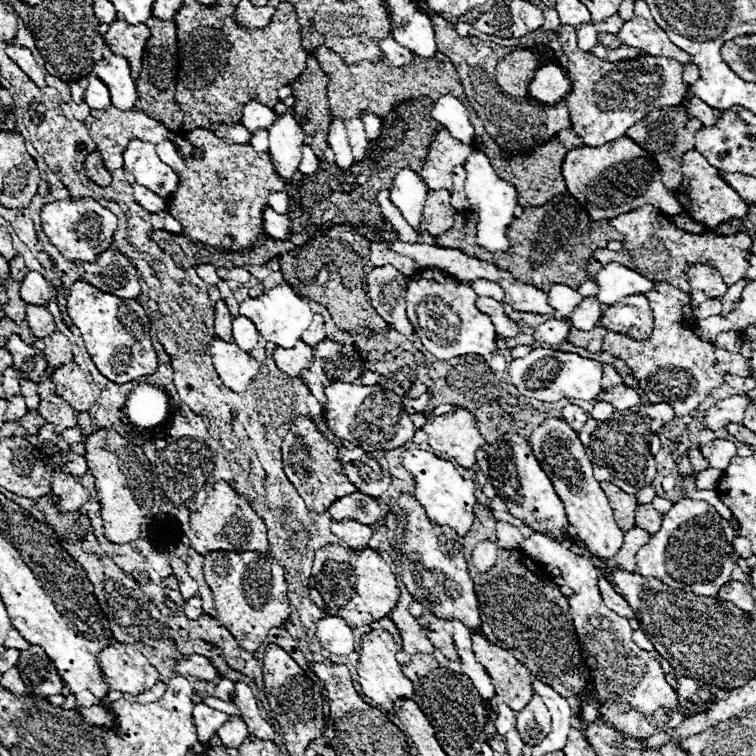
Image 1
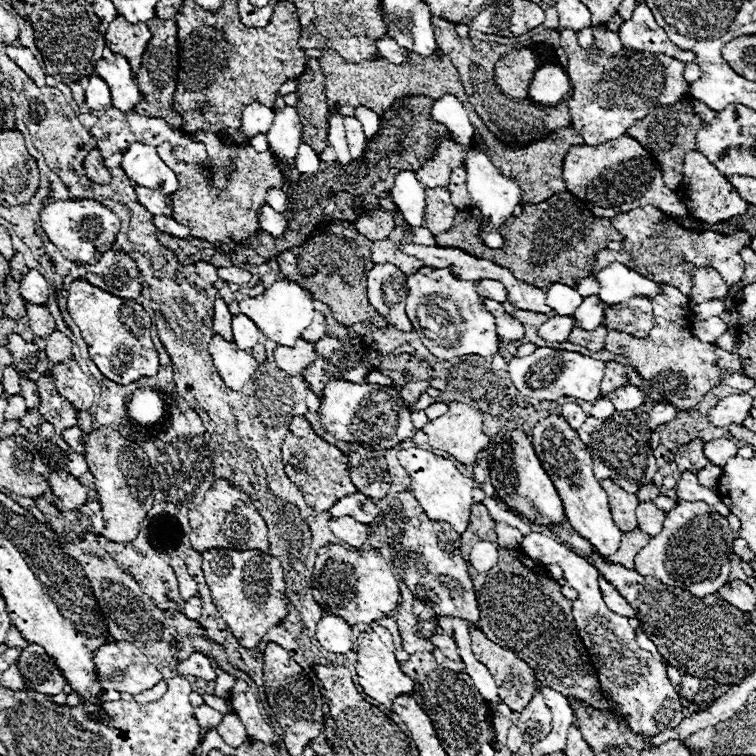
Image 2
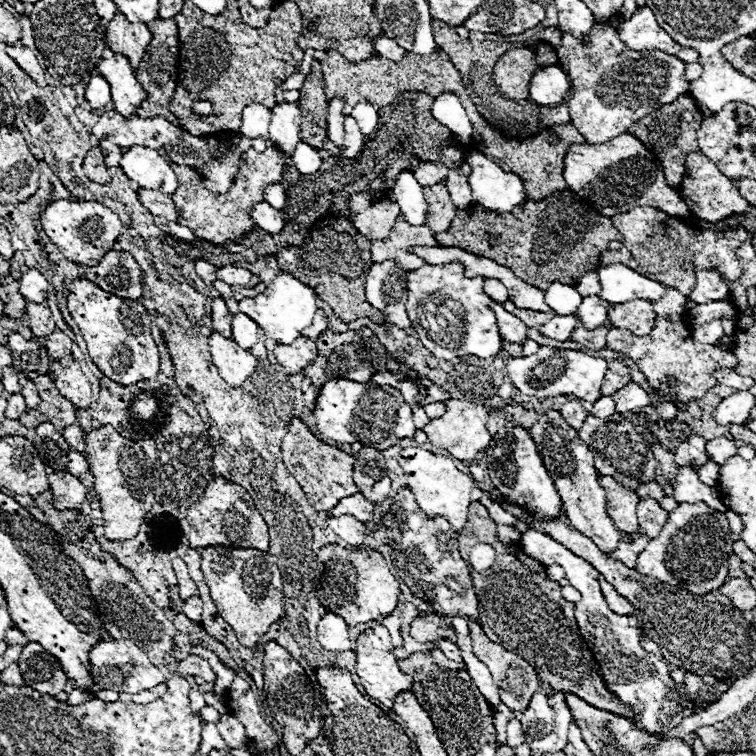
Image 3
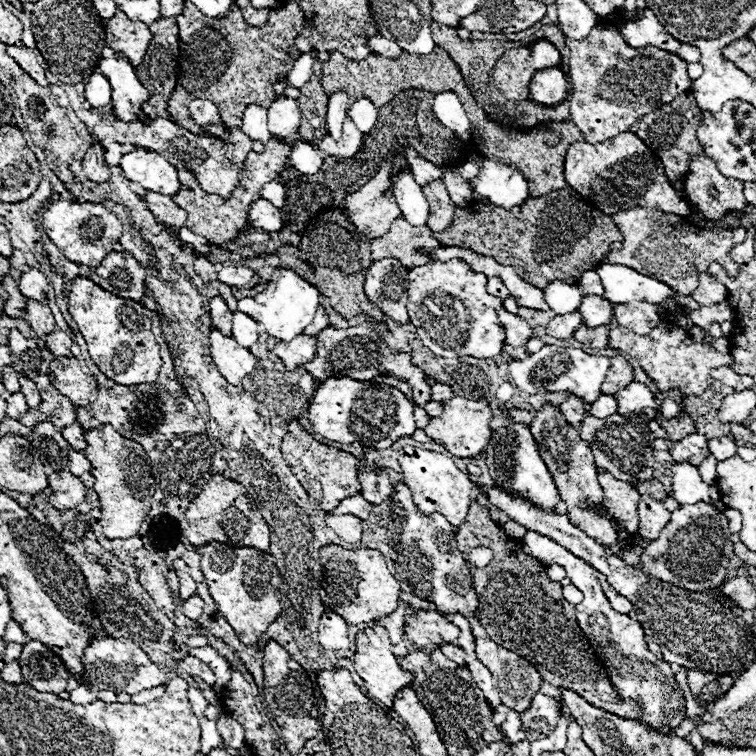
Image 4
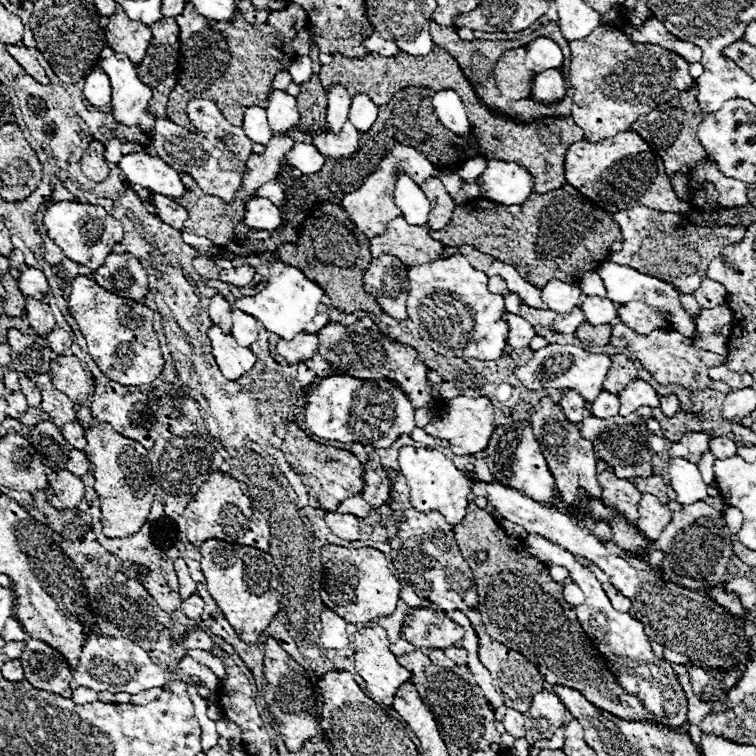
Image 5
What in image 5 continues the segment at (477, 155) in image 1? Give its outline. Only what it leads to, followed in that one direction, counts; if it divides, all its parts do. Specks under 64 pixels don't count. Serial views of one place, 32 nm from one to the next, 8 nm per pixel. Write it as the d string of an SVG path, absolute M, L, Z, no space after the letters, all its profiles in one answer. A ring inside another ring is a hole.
M490 160L480 174L480 196L502 206L522 204L532 194L532 176L514 162Z

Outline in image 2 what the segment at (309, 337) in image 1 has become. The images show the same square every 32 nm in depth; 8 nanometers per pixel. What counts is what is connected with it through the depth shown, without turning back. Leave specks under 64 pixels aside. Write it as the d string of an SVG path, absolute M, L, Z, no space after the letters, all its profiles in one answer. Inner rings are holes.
M316 312L312 324L302 332L302 338L308 340L308 342L312 342L312 344L316 344L324 334L326 334L326 322L324 322L324 316L322 316L322 312Z

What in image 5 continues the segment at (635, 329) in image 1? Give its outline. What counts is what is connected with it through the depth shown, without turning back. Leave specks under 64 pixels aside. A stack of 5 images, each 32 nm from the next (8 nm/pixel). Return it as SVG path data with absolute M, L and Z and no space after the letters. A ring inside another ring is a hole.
M628 302L618 308L618 320L638 334L648 334L664 324L656 308L644 302Z

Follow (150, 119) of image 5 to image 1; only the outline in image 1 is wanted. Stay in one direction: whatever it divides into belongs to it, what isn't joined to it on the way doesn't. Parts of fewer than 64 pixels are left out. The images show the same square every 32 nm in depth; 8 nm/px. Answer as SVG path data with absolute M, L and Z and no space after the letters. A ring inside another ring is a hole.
M112 54L108 58L102 58L94 66L94 74L106 84L112 98L112 106L128 110L136 104L136 82L130 74L130 64L124 56Z

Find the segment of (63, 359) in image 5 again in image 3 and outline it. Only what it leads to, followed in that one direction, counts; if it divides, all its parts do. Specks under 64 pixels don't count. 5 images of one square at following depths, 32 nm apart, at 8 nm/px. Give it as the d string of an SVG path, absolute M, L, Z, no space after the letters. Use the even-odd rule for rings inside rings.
M64 358L58 362L50 364L50 376L52 382L56 384L58 392L66 398L72 400L76 408L88 410L92 404L92 388L84 372L80 370L80 364L74 358Z

